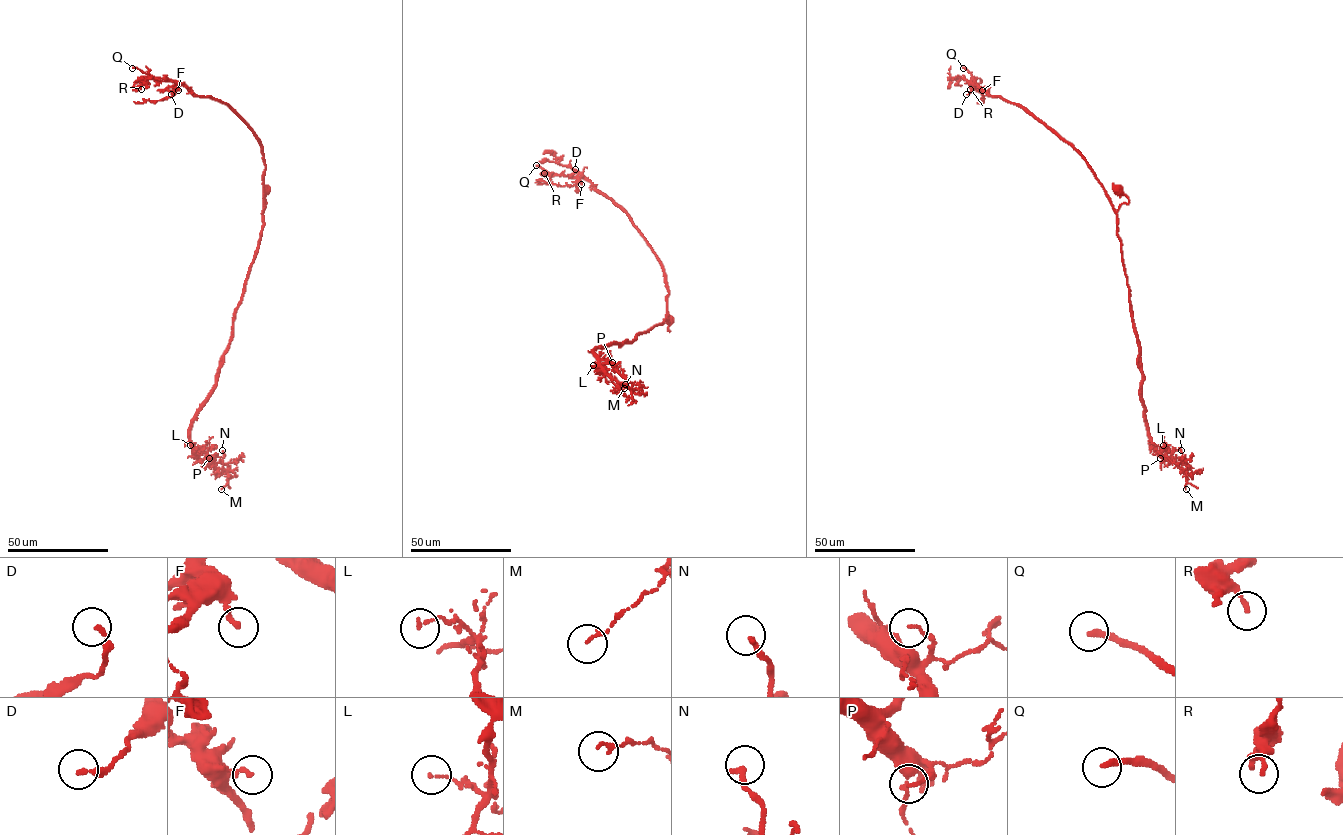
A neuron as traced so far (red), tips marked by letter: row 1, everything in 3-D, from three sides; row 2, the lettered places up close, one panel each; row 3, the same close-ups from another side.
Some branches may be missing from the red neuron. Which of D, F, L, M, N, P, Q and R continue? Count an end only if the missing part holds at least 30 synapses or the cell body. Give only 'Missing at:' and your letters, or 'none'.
Missing at: Q

